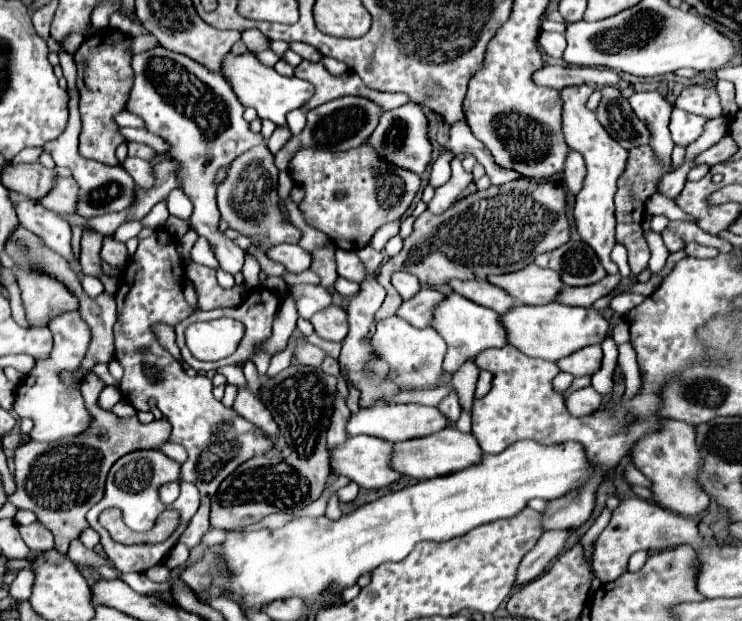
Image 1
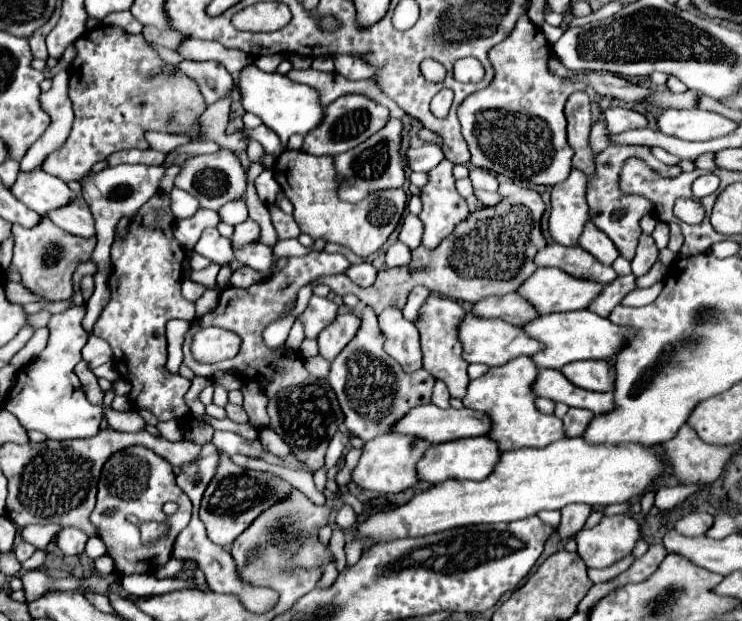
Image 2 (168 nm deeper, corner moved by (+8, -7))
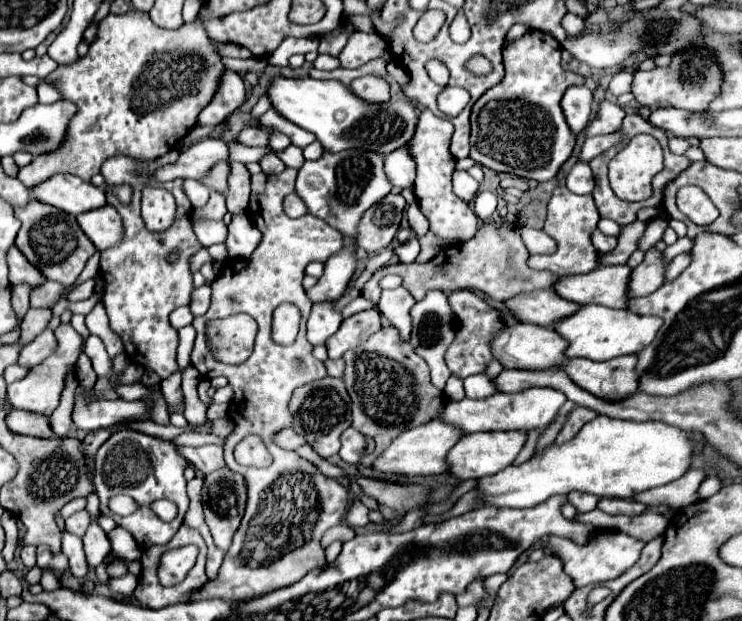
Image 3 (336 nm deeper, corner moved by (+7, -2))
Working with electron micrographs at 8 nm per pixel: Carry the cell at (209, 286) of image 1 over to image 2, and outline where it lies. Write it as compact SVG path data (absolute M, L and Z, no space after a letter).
M210 264L208 268L204 268L204 270L200 270L200 272L192 272L192 276L190 276L190 278L192 278L194 282L200 282L200 284L204 284L204 286L212 288L212 286L216 284L218 270L220 270L220 266L216 266L216 264Z

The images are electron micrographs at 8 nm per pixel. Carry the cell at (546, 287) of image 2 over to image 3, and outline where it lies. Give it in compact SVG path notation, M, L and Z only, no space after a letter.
M599 265L599 269L593 269L585 275L579 273L557 277L553 291L577 305L597 303L613 309L625 309L629 273L629 265Z

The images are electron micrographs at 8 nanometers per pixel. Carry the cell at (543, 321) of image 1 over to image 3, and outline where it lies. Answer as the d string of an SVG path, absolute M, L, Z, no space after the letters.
M583 305L569 317L555 321L553 331L557 331L565 341L569 341L565 355L567 357L585 357L593 361L605 361L621 355L639 353L649 341L653 341L657 329L661 327L659 317L643 317L629 313L627 309L609 309L603 305Z

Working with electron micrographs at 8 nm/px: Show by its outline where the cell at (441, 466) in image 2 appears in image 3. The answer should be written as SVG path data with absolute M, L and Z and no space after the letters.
M493 431L493 433L473 433L473 435L463 435L455 447L449 449L445 461L449 465L449 475L457 479L479 479L485 475L495 475L507 465L515 461L519 455L527 435L521 431Z

